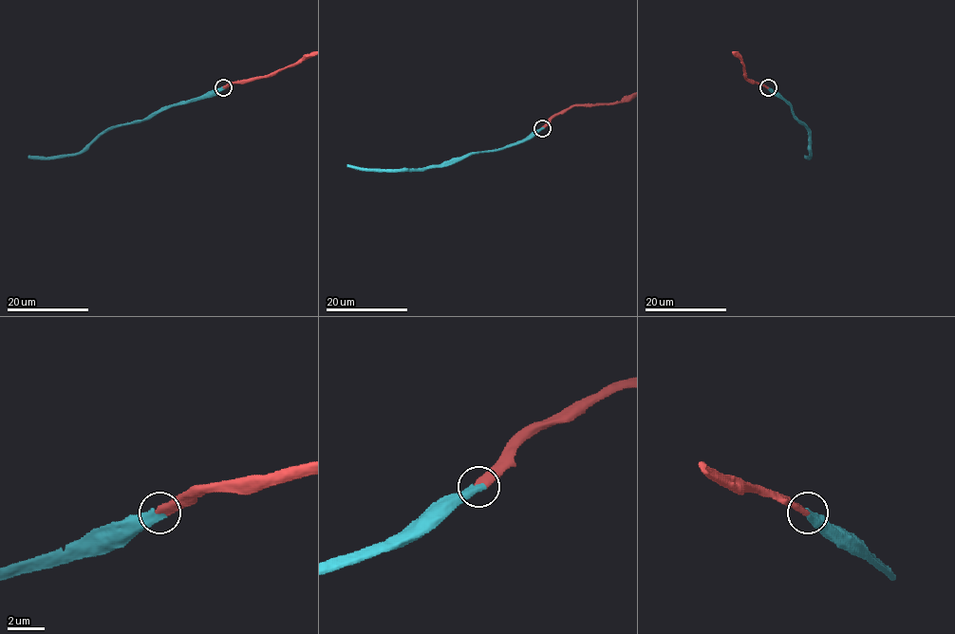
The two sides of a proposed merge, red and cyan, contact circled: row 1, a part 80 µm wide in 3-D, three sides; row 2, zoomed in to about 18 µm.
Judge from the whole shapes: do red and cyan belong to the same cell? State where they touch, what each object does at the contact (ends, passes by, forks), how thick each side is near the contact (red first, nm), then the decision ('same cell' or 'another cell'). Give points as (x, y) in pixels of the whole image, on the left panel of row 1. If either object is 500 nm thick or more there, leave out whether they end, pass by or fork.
at (223, 87); red ends there; cyan ends there; 400 nm thick on the red side, 480 nm on the other; same cell

